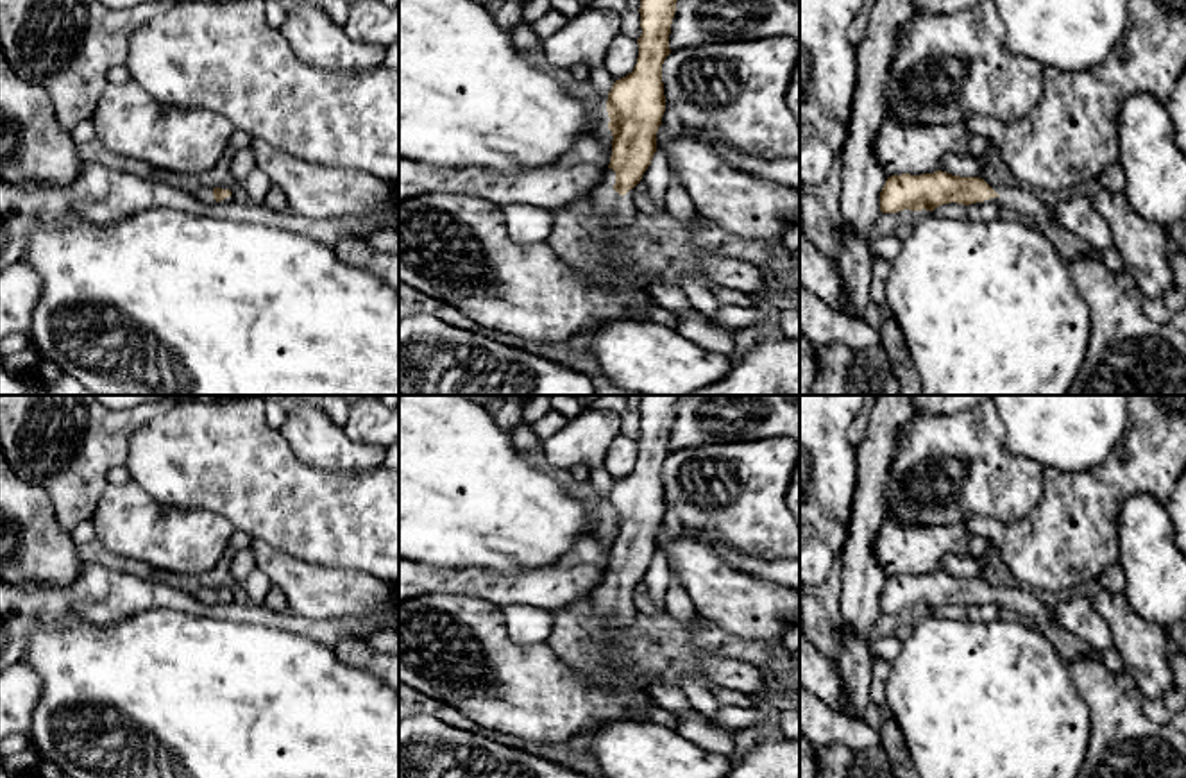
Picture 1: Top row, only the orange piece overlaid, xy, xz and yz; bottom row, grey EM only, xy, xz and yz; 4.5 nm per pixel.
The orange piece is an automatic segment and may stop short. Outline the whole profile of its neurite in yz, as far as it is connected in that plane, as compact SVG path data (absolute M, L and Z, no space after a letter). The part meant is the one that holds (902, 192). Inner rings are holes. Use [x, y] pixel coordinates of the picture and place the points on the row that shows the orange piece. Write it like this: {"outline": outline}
{"outline": "M941 170L921 175L902 173L887 177L880 191L880 211L934 211L950 202L970 206L995 197L1000 195L980 177L959 177Z"}

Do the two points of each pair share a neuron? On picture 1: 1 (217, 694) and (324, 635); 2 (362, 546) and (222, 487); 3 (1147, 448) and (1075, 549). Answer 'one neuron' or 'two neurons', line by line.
1: two neurons
2: one neuron
3: one neuron

